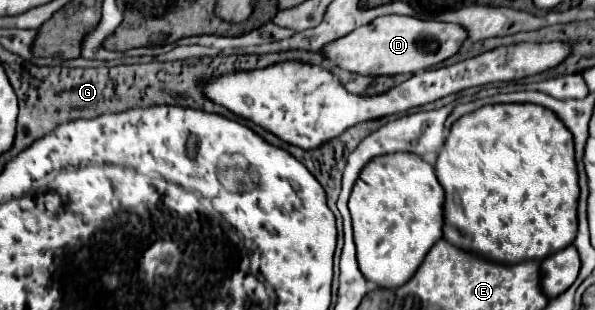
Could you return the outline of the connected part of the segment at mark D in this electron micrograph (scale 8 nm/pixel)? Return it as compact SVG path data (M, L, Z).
M380 16L356 28L348 36L324 46L324 54L340 68L358 74L416 74L454 56L468 40L468 32L458 24L420 20L412 16Z

